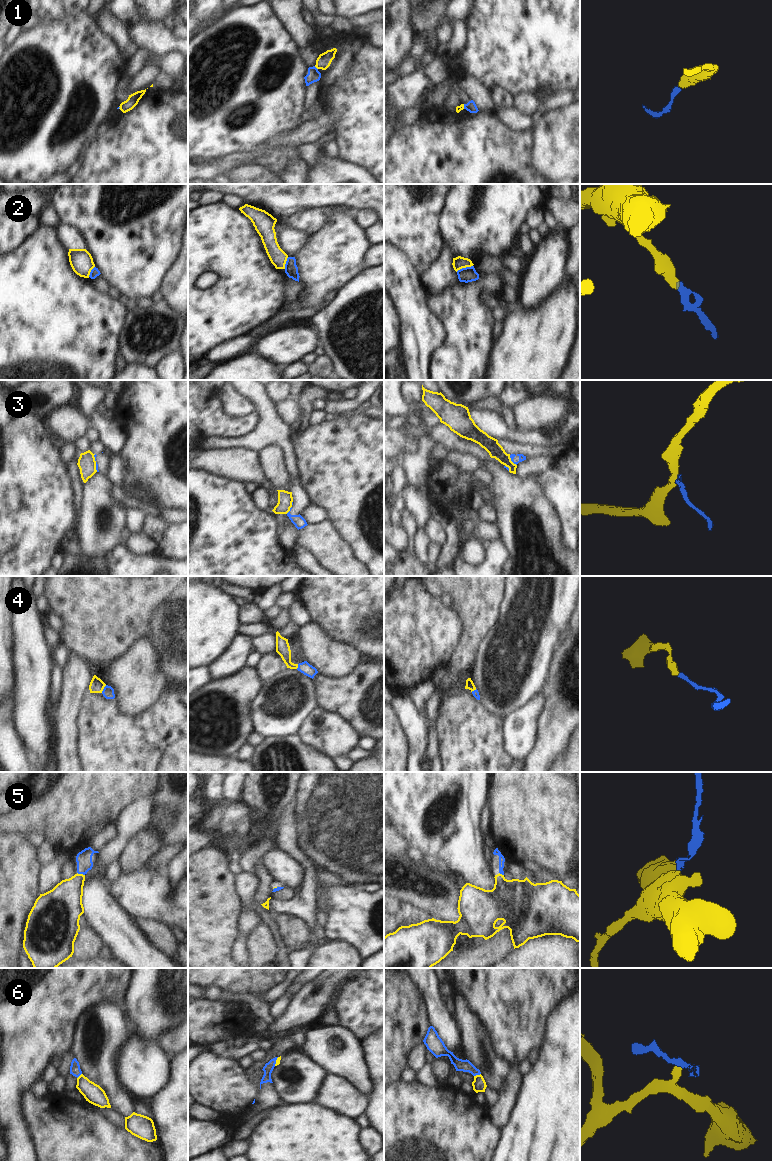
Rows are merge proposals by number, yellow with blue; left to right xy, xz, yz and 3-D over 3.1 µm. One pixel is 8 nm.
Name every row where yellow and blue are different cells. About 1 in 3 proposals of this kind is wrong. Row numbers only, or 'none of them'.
1, 2, 3, 6

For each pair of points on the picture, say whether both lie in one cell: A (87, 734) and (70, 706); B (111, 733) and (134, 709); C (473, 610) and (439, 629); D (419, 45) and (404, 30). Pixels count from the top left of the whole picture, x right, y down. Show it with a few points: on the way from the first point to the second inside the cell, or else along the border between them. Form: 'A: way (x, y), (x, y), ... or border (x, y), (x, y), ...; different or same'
A: border (86, 697), (78, 719), (79, 742); different
B: border (114, 698), (131, 715), (151, 706); different
C: border (450, 606), (462, 624), (458, 641); different
D: border (415, 39), (409, 48); different

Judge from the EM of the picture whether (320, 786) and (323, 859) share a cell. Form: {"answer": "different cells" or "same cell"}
{"answer": "same cell"}

